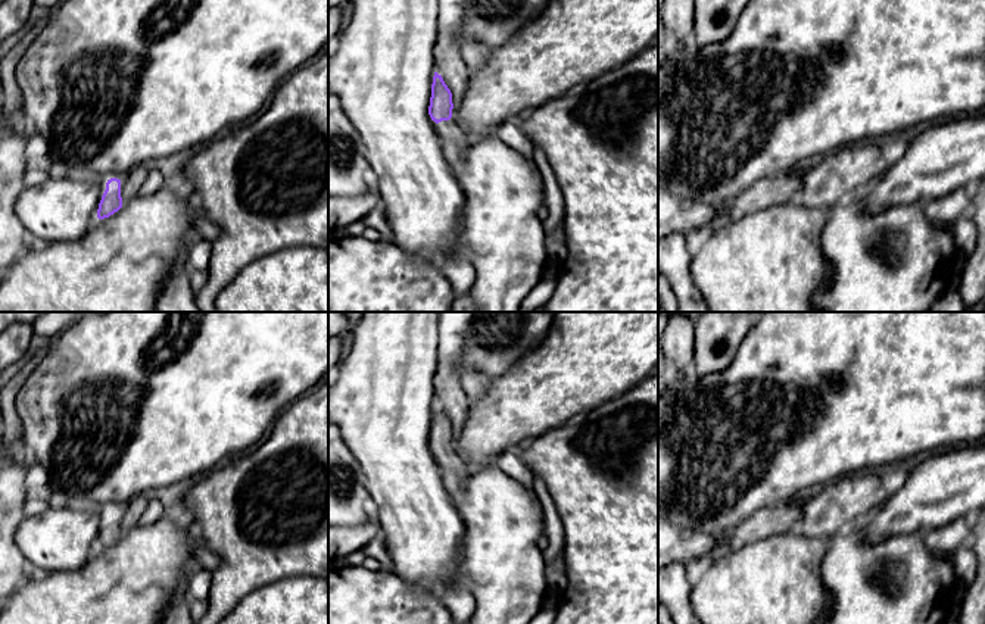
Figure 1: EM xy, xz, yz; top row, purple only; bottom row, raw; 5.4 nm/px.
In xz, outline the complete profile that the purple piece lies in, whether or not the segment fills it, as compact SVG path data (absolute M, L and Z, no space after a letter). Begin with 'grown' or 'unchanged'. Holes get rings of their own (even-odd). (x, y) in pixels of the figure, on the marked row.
grown | M434 72L428 115L436 124L442 121L448 122L448 125L440 130L440 138L452 162L458 162L465 156L471 147L471 143L468 141L467 134L456 125L456 121L452 118L452 109L452 93L445 84L442 75Z

